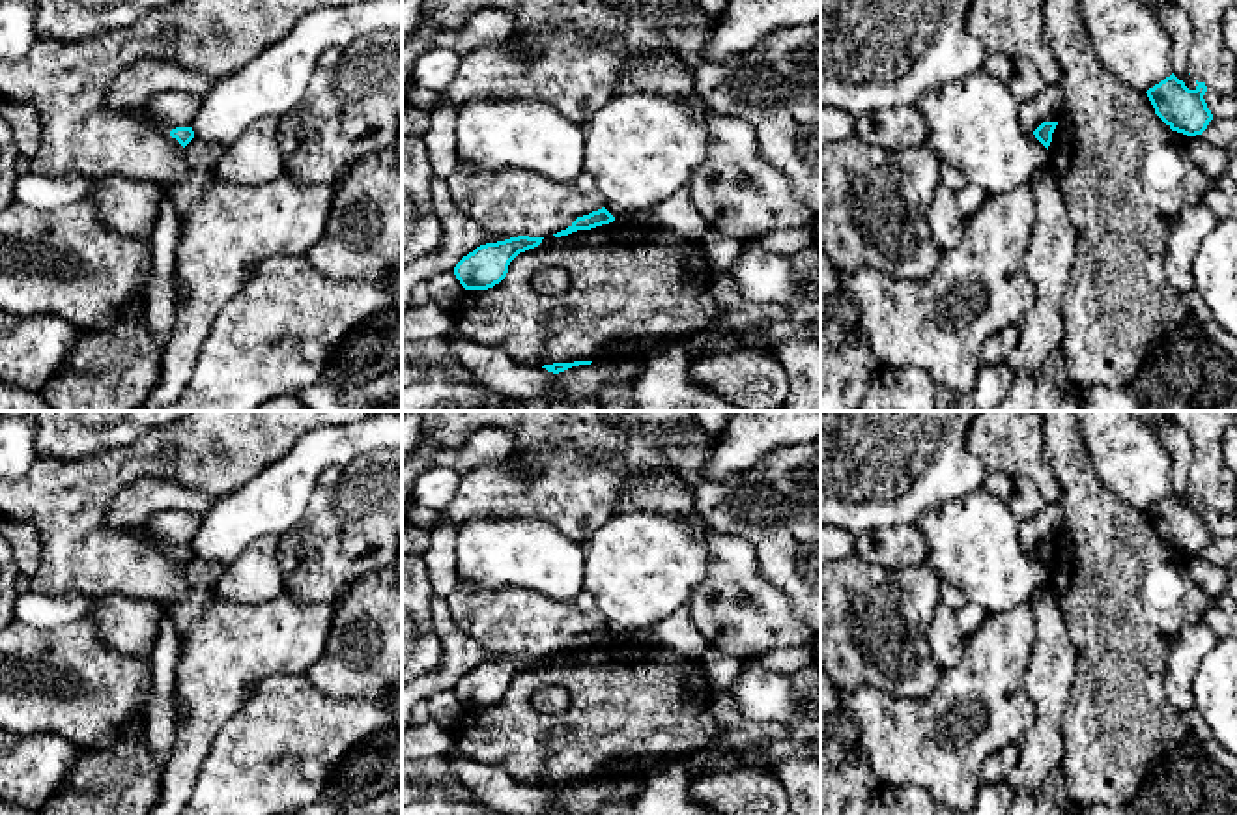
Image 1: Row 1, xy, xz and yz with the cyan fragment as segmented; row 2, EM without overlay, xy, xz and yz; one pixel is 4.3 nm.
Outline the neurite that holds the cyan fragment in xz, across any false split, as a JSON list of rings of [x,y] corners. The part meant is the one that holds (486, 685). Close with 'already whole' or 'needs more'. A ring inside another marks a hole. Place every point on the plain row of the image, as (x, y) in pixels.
[[[518,654],[480,664],[456,682],[454,693],[465,708],[493,707],[506,695],[510,680],[520,671],[538,665],[542,658],[544,656]]]; already whole

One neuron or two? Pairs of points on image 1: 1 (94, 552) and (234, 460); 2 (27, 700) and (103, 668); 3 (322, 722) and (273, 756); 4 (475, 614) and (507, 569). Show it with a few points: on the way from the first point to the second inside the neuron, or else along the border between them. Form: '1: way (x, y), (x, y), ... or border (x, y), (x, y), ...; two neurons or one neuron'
1: way (94, 503), (135, 460), (185, 458); one neuron
2: way (45, 700), (64, 701), (77, 688), (85, 686); one neuron
3: way (311, 731), (294, 735), (284, 744); one neuron
4: border (458, 576), (484, 589), (537, 591); two neurons

